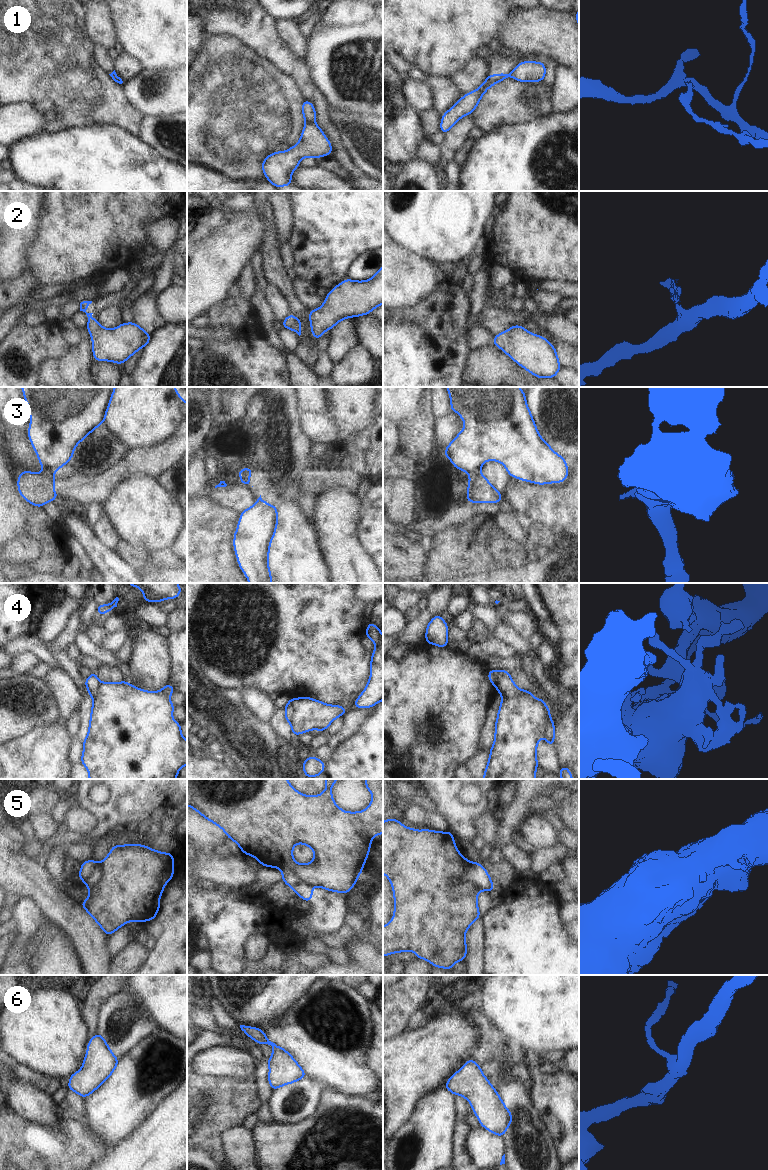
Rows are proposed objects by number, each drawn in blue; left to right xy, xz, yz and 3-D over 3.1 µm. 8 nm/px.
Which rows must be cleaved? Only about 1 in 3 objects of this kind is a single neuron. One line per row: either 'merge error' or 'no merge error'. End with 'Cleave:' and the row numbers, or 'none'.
1: merge error
2: no merge error
3: merge error
4: merge error
5: merge error
6: no merge error
Cleave: 1, 3, 4, 5

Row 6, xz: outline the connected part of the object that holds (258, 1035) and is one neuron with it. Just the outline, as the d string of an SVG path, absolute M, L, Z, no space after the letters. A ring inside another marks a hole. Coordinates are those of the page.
M240 1025L240 1028L256 1043L268 1044L273 1047L273 1054L267 1059L269 1064L268 1082L273 1091L281 1086L294 1083L307 1076L288 1051L271 1042L262 1029L245 1025Z

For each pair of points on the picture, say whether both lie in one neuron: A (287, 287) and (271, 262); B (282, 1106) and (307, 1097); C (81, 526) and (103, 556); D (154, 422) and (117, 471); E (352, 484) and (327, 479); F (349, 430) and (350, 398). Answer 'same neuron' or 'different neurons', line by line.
A: same neuron
B: same neuron
C: same neuron
D: different neurons
E: same neuron
F: same neuron

